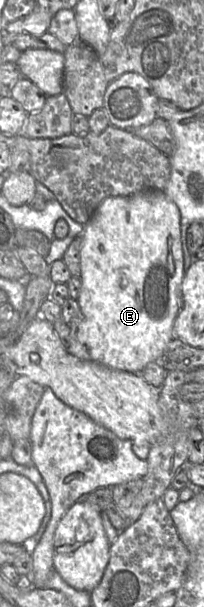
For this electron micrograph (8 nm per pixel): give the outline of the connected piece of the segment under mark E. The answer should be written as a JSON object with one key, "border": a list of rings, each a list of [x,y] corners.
{"border":[[[159,190],[111,196],[95,209],[82,238],[79,312],[70,323],[67,351],[81,360],[139,373],[148,363],[155,362],[173,339],[173,323],[181,309],[185,270],[179,209],[164,191]]]}

